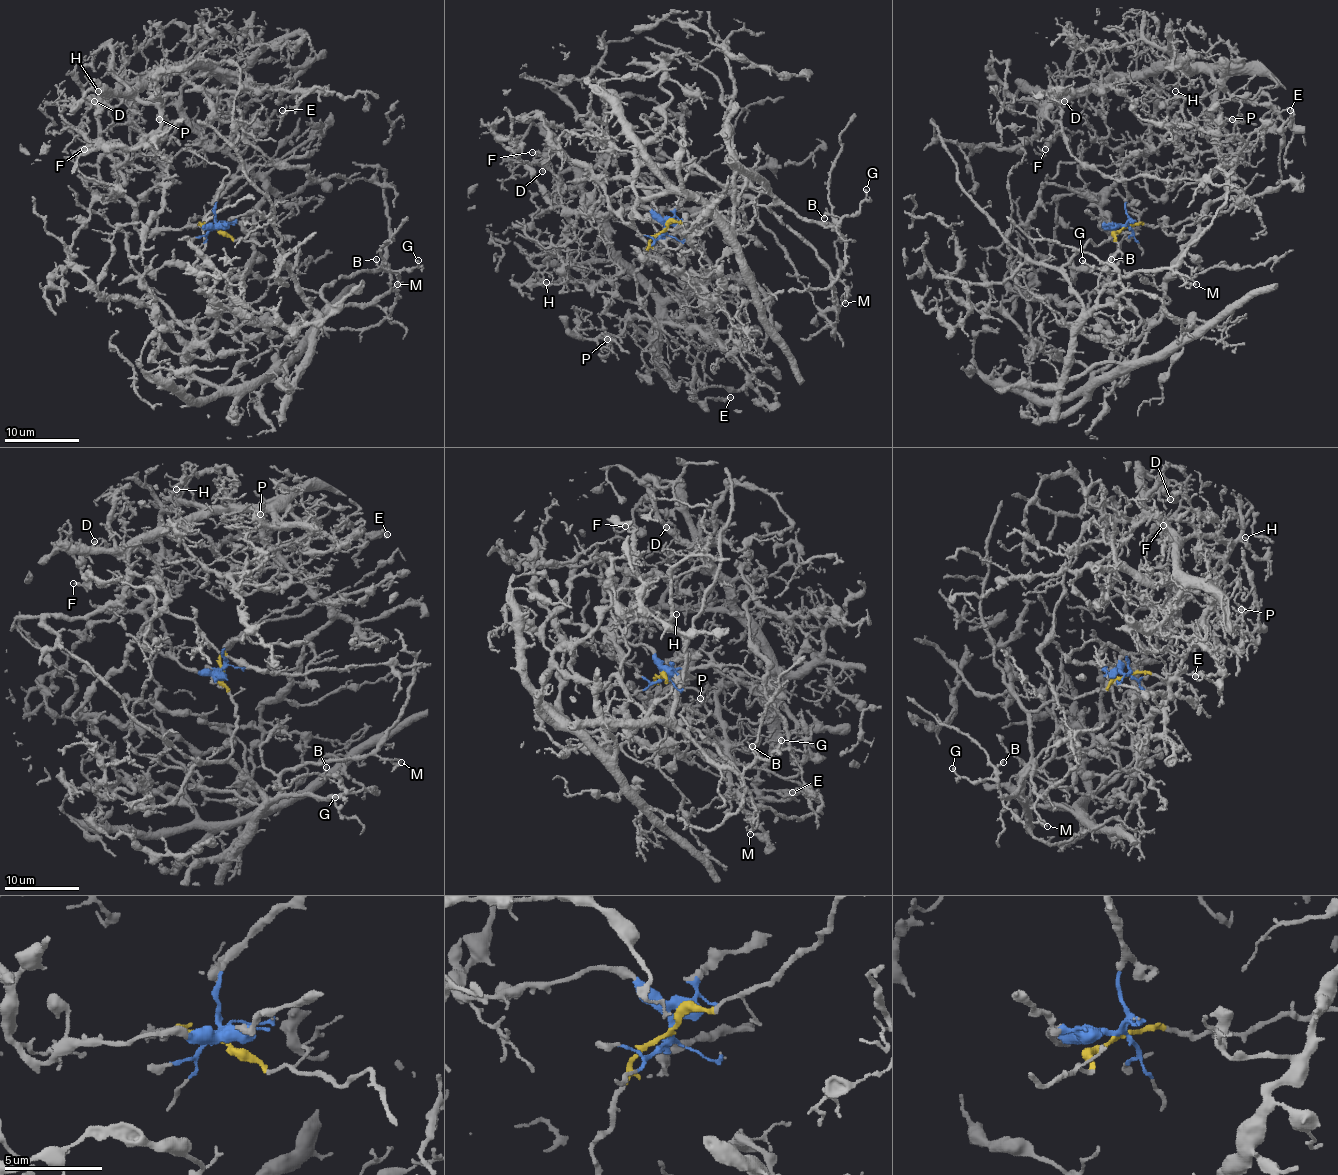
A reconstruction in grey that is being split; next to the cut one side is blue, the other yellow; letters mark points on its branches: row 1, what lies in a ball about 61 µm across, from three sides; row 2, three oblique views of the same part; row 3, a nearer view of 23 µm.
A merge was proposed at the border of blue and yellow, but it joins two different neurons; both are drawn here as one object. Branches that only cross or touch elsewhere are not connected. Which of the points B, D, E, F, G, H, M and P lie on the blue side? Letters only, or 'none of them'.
D, E, F, H, P

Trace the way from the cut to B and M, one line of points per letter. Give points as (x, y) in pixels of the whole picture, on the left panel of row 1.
B: (215, 227), (234, 240), (262, 246), (271, 240), (296, 291), (320, 313), (382, 296), (389, 270), (376, 259)
M: (215, 227), (234, 240), (271, 240), (296, 291), (320, 313), (326, 287), (359, 272), (391, 270), (397, 285)

